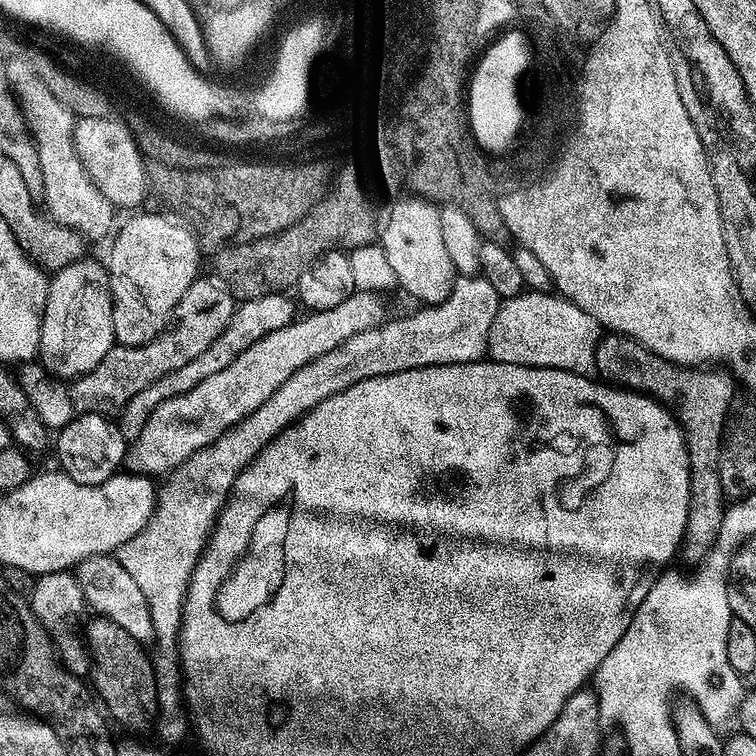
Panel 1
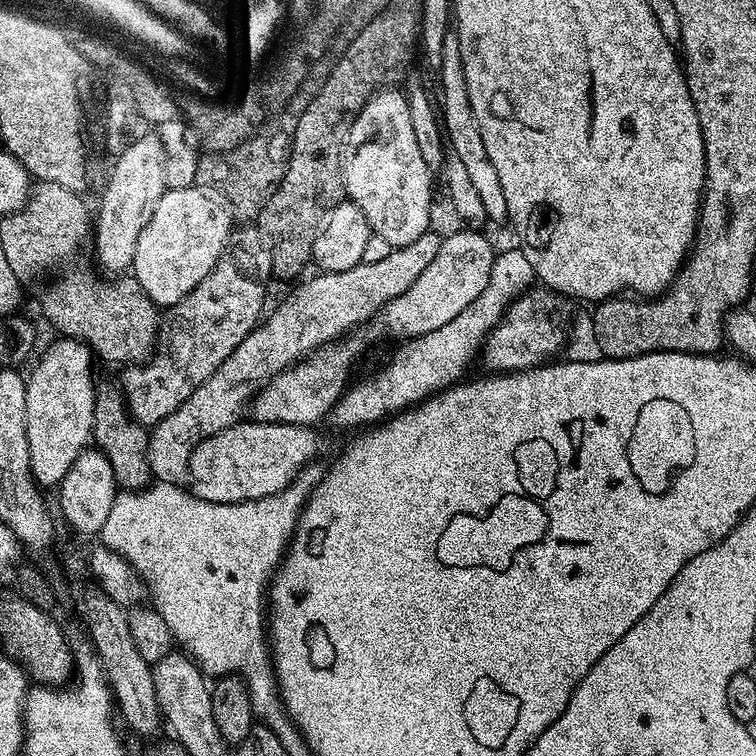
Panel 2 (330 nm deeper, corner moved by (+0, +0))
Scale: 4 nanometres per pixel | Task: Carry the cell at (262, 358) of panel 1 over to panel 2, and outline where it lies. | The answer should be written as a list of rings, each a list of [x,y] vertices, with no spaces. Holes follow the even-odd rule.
[[[463,231],[445,235],[430,266],[426,266],[426,270],[422,270],[422,274],[414,278],[414,286],[410,286],[406,294],[385,304],[384,309],[367,327],[361,326],[325,348],[316,349],[311,356],[269,380],[267,386],[252,397],[251,419],[261,424],[316,426],[340,401],[340,396],[349,383],[348,375],[351,374],[356,359],[367,350],[368,340],[380,340],[387,332],[404,336],[400,338],[425,336],[438,330],[438,326],[446,326],[446,322],[454,322],[454,318],[458,318],[458,314],[462,314],[462,310],[466,310],[466,306],[470,306],[470,302],[474,302],[474,298],[478,298],[478,294],[486,290],[494,259],[492,244],[483,236],[483,231]]]

